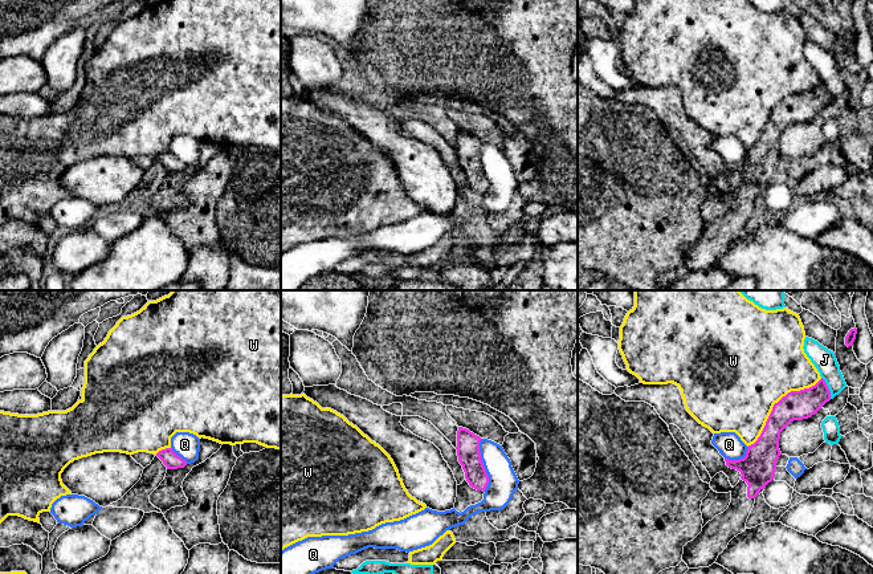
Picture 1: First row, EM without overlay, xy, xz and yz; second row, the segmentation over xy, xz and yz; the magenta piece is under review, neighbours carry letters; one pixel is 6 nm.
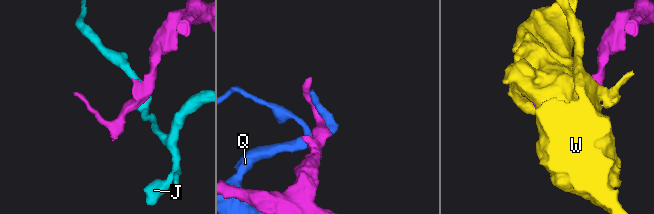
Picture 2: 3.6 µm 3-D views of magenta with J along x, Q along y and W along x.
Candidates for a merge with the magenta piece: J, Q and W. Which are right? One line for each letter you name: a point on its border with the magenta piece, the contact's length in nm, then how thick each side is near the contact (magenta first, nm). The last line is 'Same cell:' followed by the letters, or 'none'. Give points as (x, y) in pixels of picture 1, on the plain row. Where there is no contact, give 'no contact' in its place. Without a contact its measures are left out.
Same cell: none

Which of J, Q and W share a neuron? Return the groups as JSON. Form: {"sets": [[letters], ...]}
{"sets": [["J"], ["Q"], ["W"]]}

